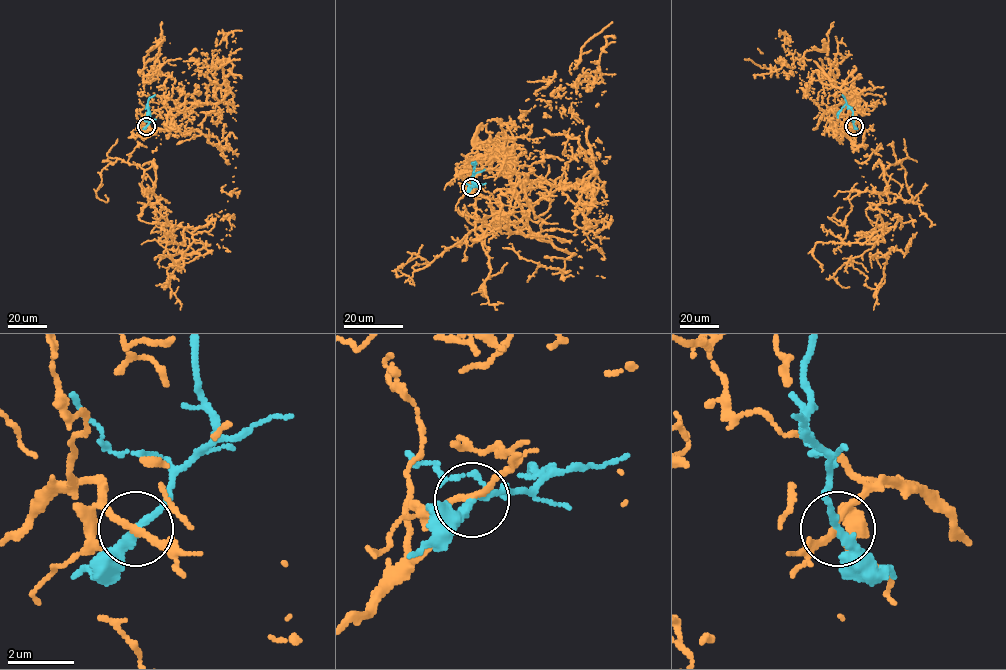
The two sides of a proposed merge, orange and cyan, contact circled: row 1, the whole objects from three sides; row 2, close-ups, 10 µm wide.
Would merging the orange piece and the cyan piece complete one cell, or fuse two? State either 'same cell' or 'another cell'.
same cell

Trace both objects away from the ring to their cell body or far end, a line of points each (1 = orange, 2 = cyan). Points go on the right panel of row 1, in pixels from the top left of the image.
1: (854, 126), (826, 131), (872, 131), (889, 201), (863, 285)
2: (854, 126), (852, 112), (846, 104), (837, 117)

